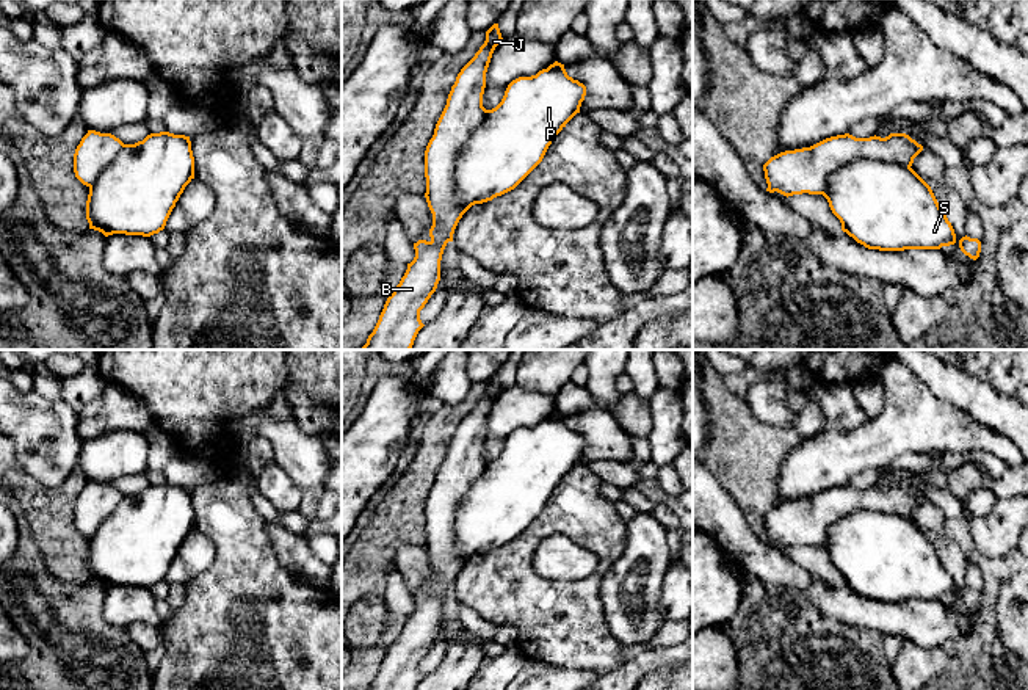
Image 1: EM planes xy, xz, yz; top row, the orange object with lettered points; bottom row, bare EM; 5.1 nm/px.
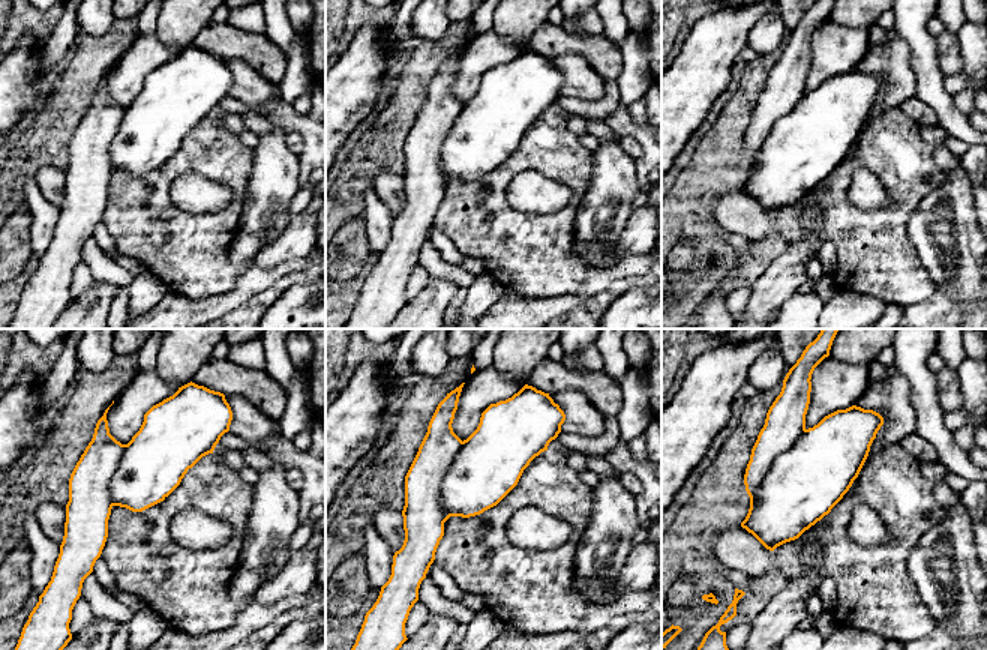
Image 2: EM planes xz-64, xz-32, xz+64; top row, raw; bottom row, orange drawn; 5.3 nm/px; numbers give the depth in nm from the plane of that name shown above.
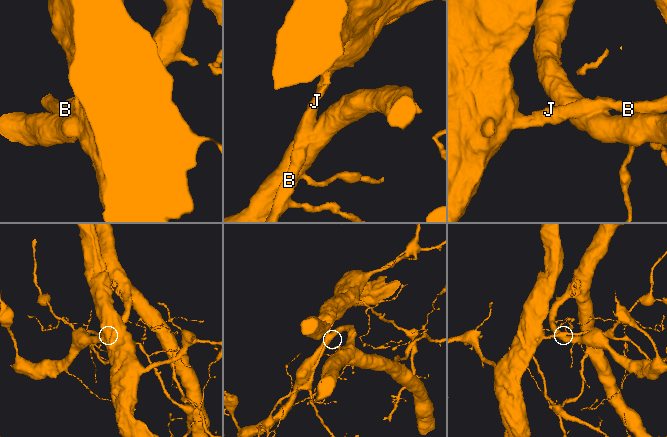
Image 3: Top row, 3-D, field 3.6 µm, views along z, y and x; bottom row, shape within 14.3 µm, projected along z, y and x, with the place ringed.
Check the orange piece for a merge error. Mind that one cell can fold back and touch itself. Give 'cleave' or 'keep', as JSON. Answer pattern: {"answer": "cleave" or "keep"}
{"answer": "cleave"}

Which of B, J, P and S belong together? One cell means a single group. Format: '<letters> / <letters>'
B J / P S

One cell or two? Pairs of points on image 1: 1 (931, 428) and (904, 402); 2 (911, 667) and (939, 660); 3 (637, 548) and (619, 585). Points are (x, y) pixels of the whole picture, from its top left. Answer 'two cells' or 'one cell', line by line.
1: one cell
2: one cell
3: one cell

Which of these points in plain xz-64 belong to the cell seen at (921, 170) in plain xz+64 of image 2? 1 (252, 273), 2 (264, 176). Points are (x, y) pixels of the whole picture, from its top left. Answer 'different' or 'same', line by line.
1: different
2: different

